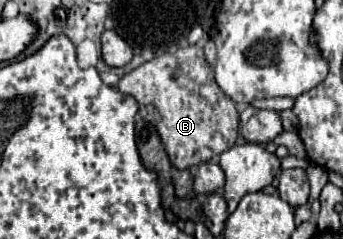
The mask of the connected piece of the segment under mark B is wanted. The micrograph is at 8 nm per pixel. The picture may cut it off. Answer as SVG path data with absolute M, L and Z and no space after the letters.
M200 44L188 46L186 50L178 48L176 54L166 52L144 62L120 78L118 90L136 98L140 116L158 130L168 158L178 170L220 156L238 138L238 112L234 102L218 86L214 88L214 70L206 62Z

